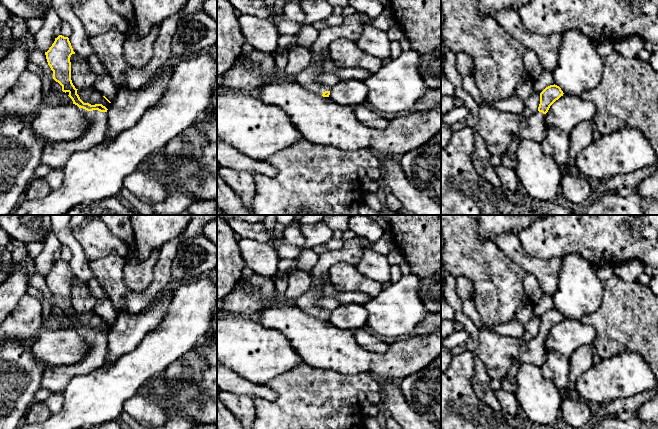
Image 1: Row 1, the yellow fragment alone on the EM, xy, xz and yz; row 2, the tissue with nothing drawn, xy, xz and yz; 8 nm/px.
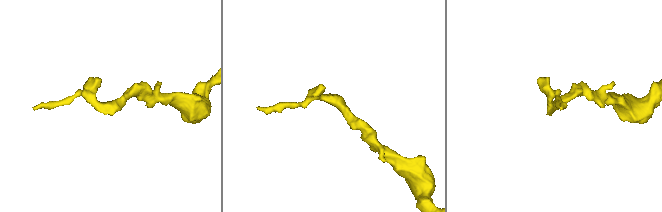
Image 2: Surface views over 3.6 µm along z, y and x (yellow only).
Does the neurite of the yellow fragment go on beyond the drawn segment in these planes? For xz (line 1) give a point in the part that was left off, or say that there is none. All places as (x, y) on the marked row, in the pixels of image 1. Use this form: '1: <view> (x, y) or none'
1: xz (351, 26)

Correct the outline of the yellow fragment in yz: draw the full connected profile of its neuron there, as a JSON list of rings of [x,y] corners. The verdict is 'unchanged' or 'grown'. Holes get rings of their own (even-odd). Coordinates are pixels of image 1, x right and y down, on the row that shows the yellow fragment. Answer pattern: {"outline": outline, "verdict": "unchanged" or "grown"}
{"outline": [[[550,85],[540,93],[540,104],[538,111],[526,117],[522,114],[512,114],[509,112],[502,112],[492,107],[489,102],[479,104],[479,121],[477,125],[477,132],[486,142],[489,152],[492,155],[503,155],[506,153],[512,139],[517,136],[520,140],[530,139],[542,143],[545,137],[545,116],[550,106],[563,96],[563,91],[557,85]]], "verdict": "grown"}

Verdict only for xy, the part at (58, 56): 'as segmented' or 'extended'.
extended

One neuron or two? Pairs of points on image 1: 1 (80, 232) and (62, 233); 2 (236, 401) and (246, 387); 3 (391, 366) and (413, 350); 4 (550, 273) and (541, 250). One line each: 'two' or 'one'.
1: two
2: two
3: one
4: two

